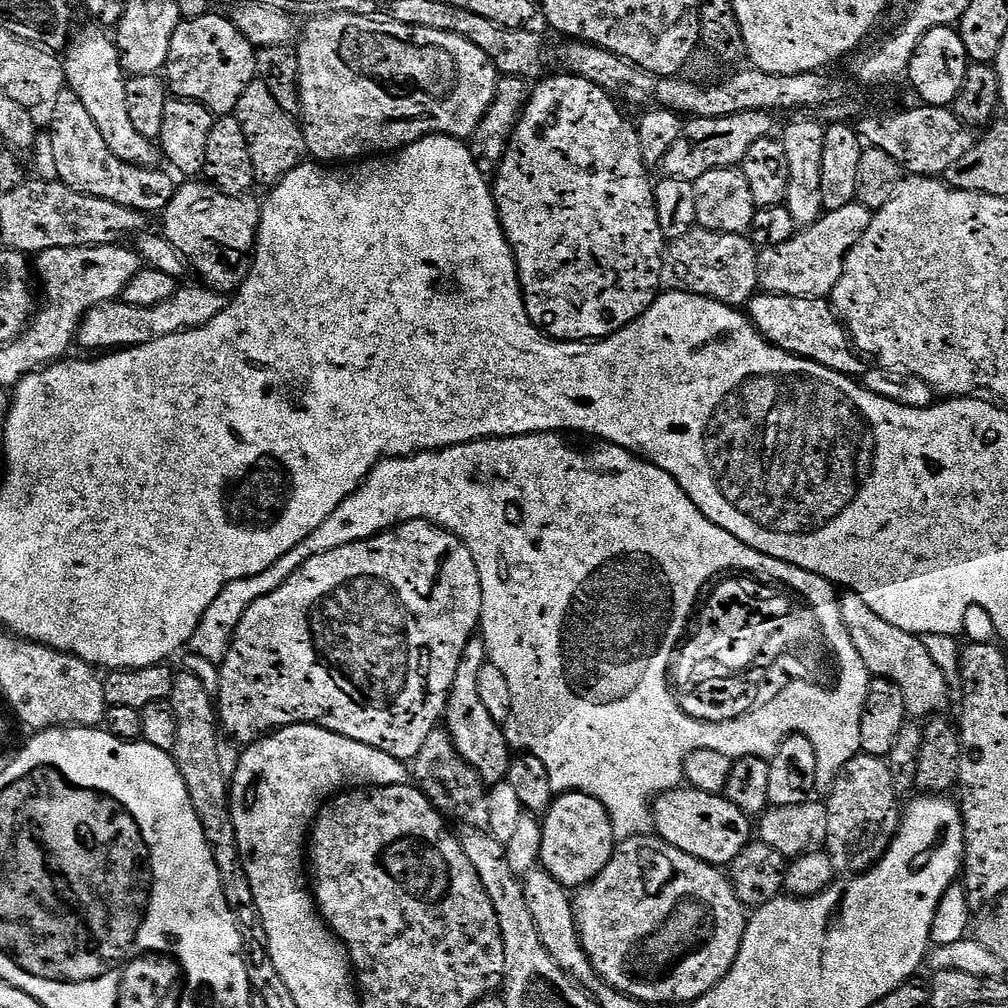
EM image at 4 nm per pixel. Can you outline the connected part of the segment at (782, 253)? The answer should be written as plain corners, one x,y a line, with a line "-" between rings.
853,202
842,206
842,210
824,212
814,226
797,231
778,246
763,249
758,258
760,288
773,296
831,297
838,278
842,278
844,260
858,238
866,234
872,214
873,209

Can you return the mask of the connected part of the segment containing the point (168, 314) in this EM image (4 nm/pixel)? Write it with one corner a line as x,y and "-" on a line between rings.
177,287
174,298
166,298
158,306
143,308
130,306
123,302
109,302
91,308
80,322
80,329
76,332
75,343
84,348
100,348
96,350
119,350
142,346
146,342
154,342
158,338
166,338
170,334
185,332
188,328
206,326
210,315
208,309
209,289

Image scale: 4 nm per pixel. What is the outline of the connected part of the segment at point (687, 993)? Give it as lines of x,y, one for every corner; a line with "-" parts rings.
655,835
629,836
621,839
616,845
610,862
602,870
602,874
598,874
589,884
585,884
574,896
576,929
580,935
580,945
586,950
588,960
594,966
596,975
605,984
617,988
620,992
625,992
627,996
632,997
633,1000
639,1000
644,1006
648,1006
648,1004
684,1004
684,1006
688,1006
693,1000
702,998
714,986
718,986
718,982
722,982
722,978
726,978
726,974
734,966
734,962
738,958
738,950
742,946
742,938
746,934
746,928
744,928
746,909
740,903
740,899
736,897
731,879
725,873
723,876
720,872
723,871
717,865
706,864
682,850
670,846
665,840
661,840

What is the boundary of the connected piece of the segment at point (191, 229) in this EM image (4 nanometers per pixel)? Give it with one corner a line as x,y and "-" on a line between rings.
184,182
177,187
175,194
170,198
170,202
164,208
162,219
164,228
162,235
169,240
178,250
178,254
183,256
185,261
201,276
203,283
209,289
217,288
220,292
235,293
240,283
248,277
248,269
252,266
252,257
256,250
256,235
260,225
261,201
255,200
255,195
245,194
243,196
228,196
224,192
212,187
207,182

